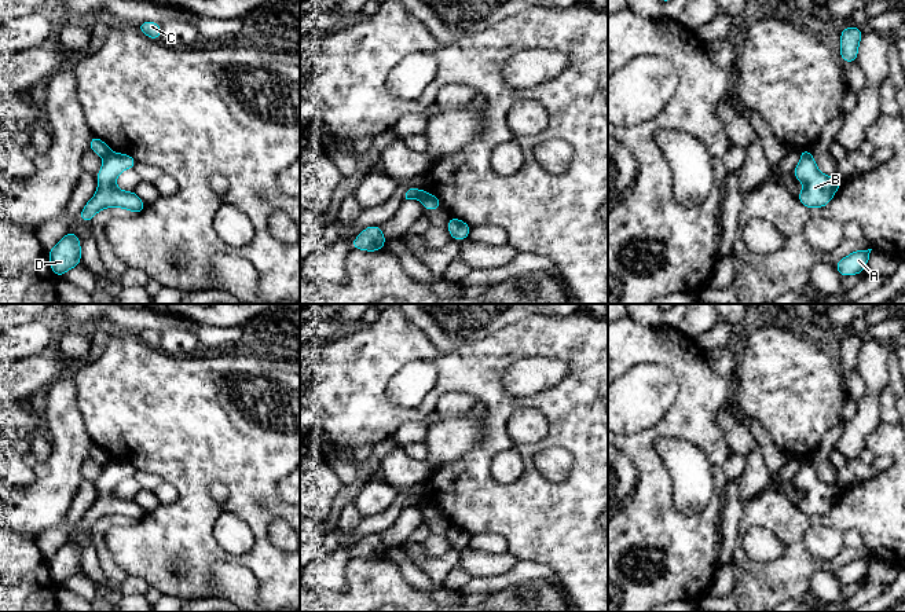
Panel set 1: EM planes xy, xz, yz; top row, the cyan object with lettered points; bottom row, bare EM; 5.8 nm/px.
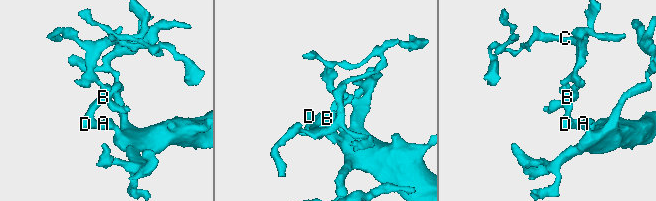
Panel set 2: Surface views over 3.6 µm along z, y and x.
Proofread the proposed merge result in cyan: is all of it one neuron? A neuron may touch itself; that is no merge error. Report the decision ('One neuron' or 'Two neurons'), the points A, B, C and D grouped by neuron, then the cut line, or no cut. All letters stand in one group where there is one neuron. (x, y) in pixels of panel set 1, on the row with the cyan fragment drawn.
Two neurons. Groups: A B D / C. Split along xz (418, 190), (416, 198)

